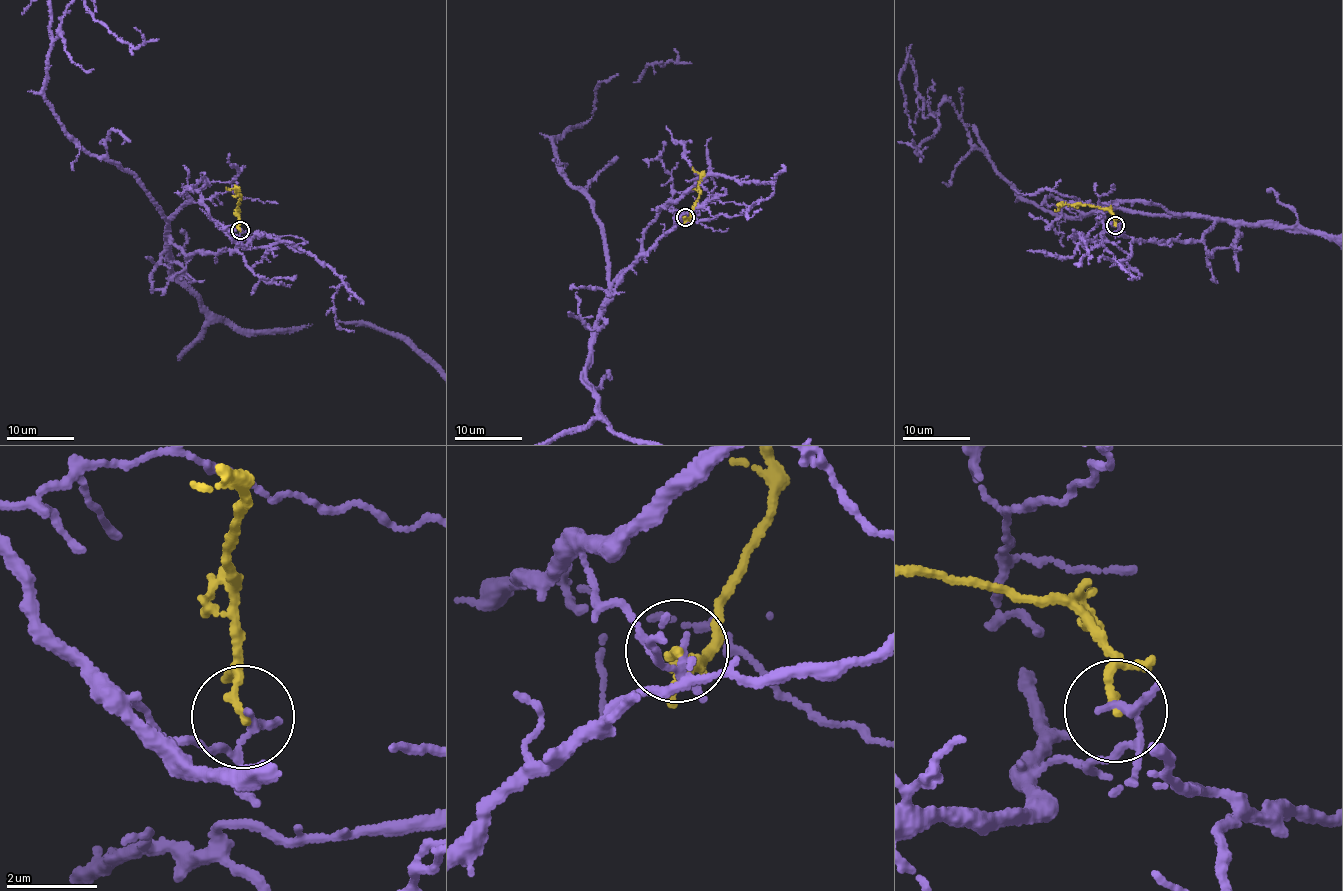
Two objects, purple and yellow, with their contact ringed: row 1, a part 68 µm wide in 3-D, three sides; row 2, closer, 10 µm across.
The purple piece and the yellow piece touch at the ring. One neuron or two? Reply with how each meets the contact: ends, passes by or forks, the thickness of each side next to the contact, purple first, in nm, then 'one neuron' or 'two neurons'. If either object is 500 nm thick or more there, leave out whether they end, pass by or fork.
purple passes by | yellow ends | 140/160 nm | two neurons

